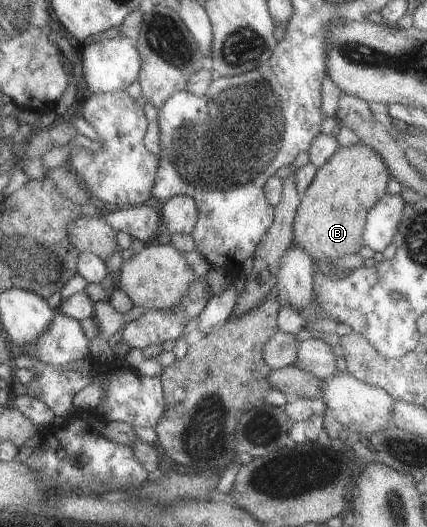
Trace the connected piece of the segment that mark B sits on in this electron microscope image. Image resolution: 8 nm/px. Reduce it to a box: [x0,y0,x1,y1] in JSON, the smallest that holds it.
[293,143,391,266]

